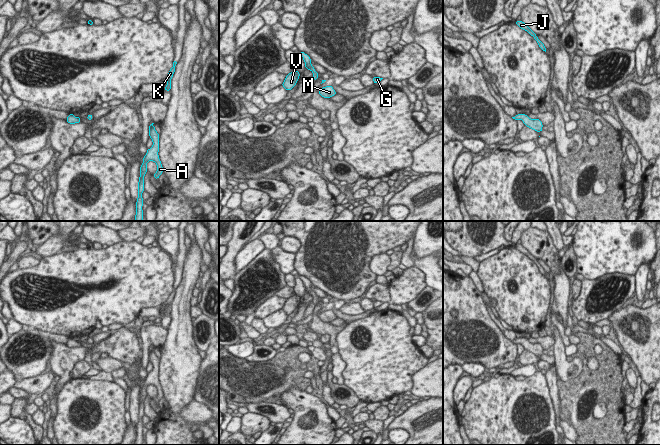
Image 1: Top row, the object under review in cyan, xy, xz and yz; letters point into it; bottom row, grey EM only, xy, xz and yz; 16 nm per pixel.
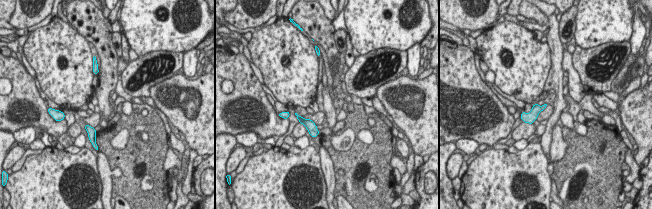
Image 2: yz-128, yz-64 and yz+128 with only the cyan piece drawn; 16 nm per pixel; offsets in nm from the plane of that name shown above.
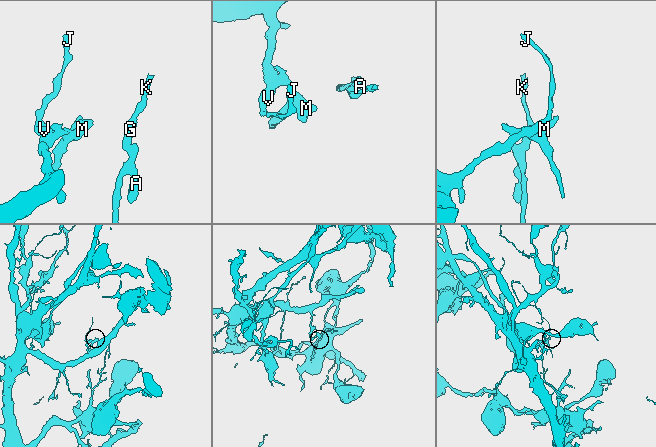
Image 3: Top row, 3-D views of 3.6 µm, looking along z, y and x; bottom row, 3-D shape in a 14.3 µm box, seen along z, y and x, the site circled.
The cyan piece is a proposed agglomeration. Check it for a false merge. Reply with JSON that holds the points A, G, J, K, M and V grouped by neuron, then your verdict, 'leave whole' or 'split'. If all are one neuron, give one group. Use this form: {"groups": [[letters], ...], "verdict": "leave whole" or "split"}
{"groups": [["A", "G", "J", "K", "M", "V"]], "verdict": "leave whole"}

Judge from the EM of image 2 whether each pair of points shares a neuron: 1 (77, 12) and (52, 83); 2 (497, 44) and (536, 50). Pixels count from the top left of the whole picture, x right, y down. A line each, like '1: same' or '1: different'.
1: different
2: same

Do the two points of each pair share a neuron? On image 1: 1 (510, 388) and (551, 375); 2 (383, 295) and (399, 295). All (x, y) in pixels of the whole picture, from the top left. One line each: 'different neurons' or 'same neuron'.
1: different neurons
2: different neurons

